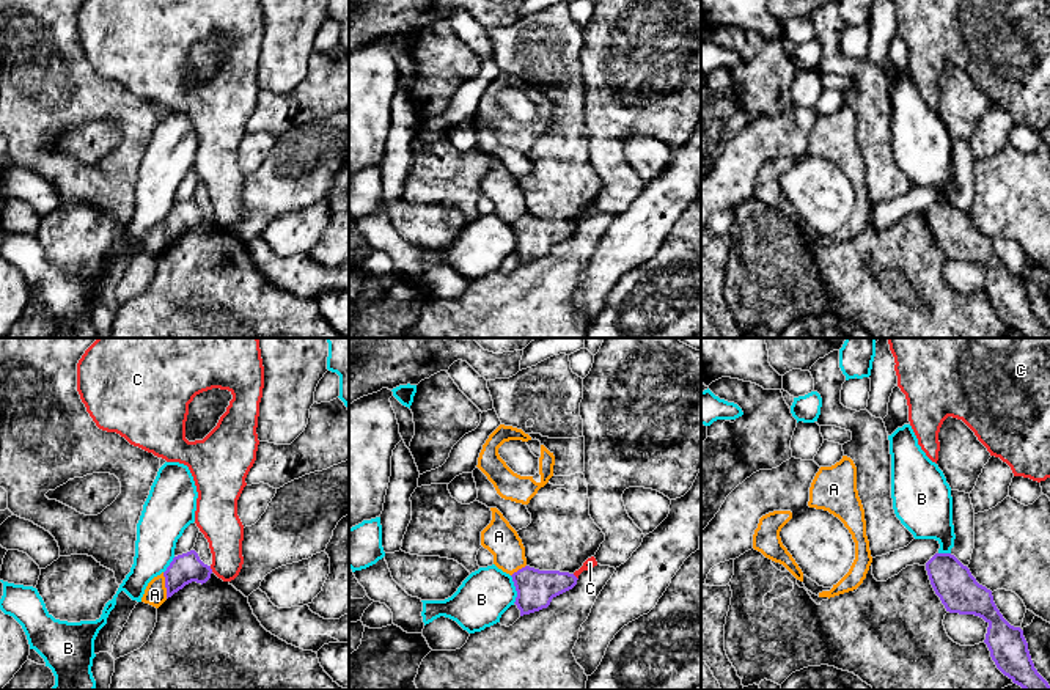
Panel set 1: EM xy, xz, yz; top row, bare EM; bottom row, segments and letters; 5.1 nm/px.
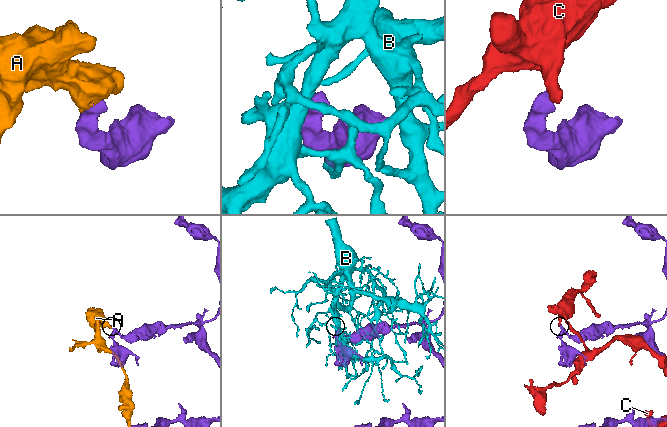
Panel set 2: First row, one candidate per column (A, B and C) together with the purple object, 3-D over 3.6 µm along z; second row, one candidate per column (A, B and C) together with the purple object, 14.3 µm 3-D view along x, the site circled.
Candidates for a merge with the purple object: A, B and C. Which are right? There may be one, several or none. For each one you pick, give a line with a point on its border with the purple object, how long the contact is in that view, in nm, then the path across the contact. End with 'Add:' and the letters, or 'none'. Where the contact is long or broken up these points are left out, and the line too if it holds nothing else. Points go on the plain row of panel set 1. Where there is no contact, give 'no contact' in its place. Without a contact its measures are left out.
Add: none

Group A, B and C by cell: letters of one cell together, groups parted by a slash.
A / B / C

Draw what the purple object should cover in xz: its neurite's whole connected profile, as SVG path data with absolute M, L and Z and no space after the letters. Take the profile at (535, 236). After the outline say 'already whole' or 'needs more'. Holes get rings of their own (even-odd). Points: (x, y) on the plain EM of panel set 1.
M525 214L514 220L512 229L517 239L516 253L520 264L547 256L553 245L572 237L577 225L560 218L539 218Z; already whole

